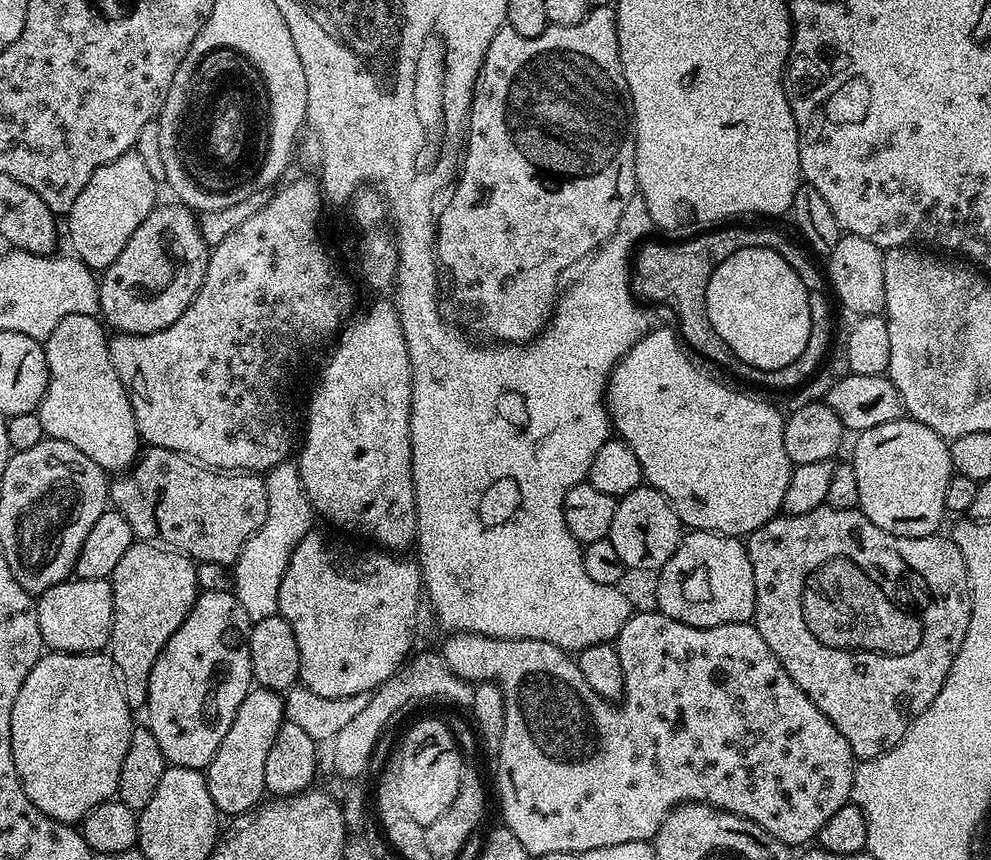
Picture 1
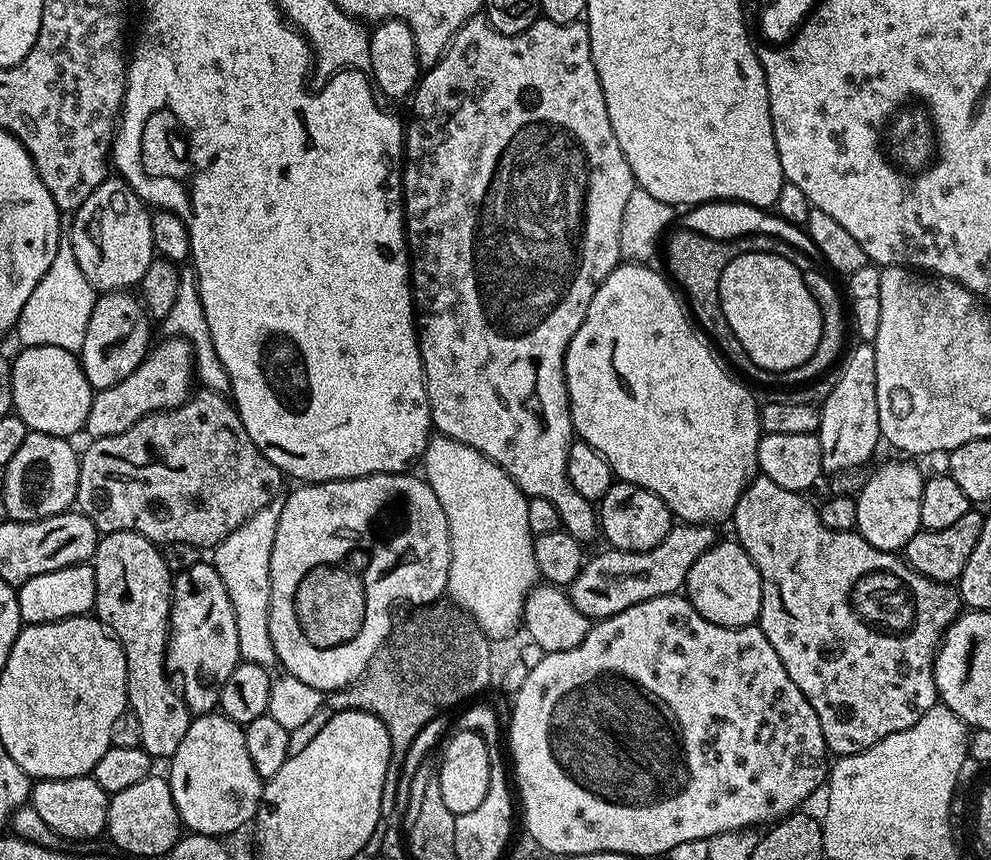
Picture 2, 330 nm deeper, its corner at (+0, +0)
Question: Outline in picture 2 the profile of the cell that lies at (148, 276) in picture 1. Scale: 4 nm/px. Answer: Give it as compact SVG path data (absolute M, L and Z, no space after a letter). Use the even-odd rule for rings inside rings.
M128 290L97 295L96 305L90 314L90 326L86 326L86 338L83 340L78 353L82 370L93 390L118 386L118 382L122 382L122 378L130 375L144 361L144 357L150 351L148 339L152 336L148 324L150 325L150 317L144 311L144 305L139 295Z

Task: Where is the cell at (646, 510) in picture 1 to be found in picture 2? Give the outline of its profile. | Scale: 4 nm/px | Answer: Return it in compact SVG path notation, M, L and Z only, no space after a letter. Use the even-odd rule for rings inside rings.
M625 480L613 482L610 490L606 490L604 497L598 501L599 531L609 540L612 548L621 548L623 552L645 552L658 546L673 527L674 517L672 511L666 506L666 502L662 502L662 498L658 498L653 492L637 484L631 484Z

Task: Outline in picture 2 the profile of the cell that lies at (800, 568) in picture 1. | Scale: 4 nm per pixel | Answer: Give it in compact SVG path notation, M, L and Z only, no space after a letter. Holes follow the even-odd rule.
M757 474L749 479L746 490L740 492L738 506L732 508L730 523L736 531L736 543L742 546L742 550L746 550L746 554L750 554L750 562L754 562L762 582L762 606L758 627L762 630L766 642L774 646L778 658L782 658L782 666L786 666L786 674L790 674L794 686L798 686L798 690L806 694L806 702L814 706L814 714L818 714L818 722L822 722L822 734L826 738L828 751L833 757L839 758L858 754L874 746L874 742L882 742L882 738L914 726L914 722L918 722L918 718L922 718L922 714L926 714L926 710L930 710L938 702L932 663L936 660L936 649L944 638L944 631L961 615L962 601L959 591L952 584L940 584L918 574L909 566L907 560L897 553L883 552L870 546L870 542L866 542L866 538L862 538L859 532L839 532L822 526L820 509L815 503L812 505L808 498L803 492L786 490L786 486L778 486L778 482L770 482L770 478Z

